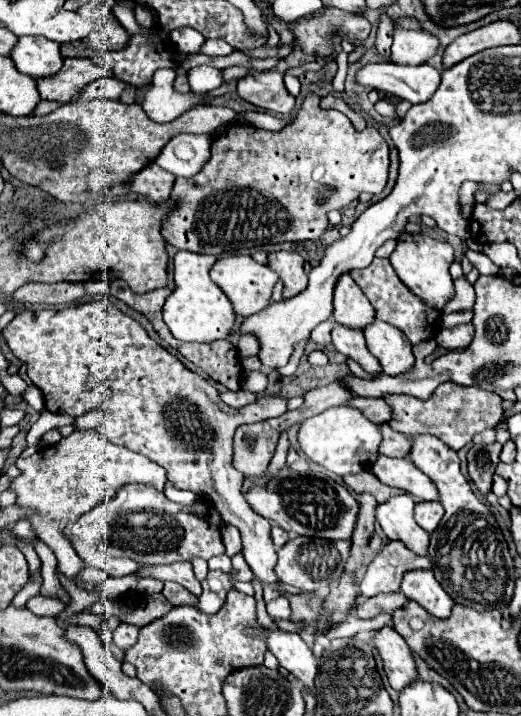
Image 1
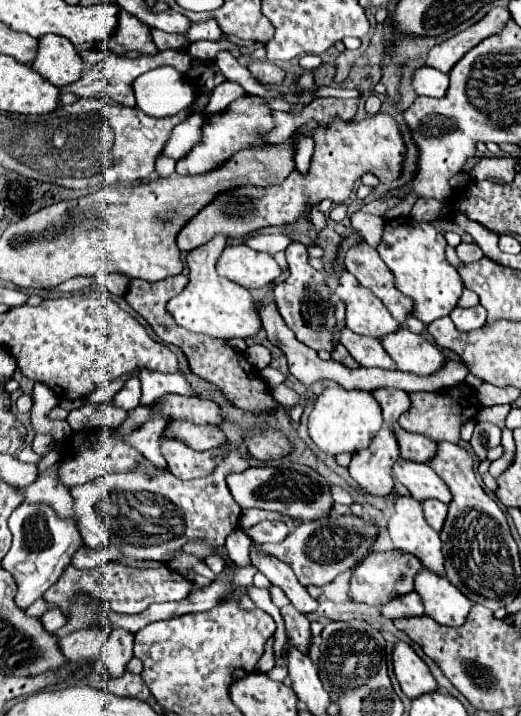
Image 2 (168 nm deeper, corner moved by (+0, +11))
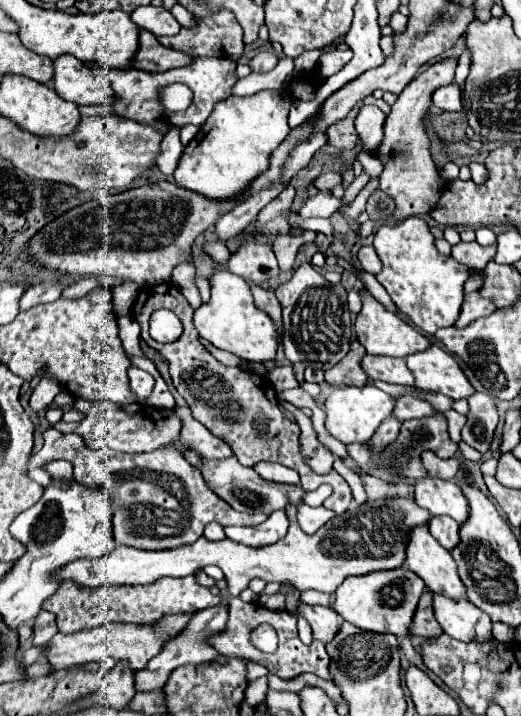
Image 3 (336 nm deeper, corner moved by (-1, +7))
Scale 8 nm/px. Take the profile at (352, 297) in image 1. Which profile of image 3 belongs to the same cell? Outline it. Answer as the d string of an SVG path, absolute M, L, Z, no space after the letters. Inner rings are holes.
M367 289L359 291L361 301L363 301L363 309L357 315L355 321L355 331L357 331L357 339L359 343L367 349L367 353L371 355L391 355L391 357L407 357L411 353L423 351L431 345L431 341L421 335L417 329L413 329L407 321L403 321L399 315L387 311L373 295L369 295Z

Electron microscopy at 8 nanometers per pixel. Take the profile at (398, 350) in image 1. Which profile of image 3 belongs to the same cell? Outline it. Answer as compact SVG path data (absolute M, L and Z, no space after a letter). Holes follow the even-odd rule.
M435 343L423 353L413 353L405 361L419 389L437 391L451 399L467 399L471 393L475 393L455 357Z

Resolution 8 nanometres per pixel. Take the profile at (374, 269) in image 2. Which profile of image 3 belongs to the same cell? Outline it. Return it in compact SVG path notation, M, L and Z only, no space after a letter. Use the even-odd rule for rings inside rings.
M363 245L363 247L359 247L359 251L357 251L357 259L359 259L359 263L361 263L361 267L363 267L365 271L375 273L375 275L379 273L379 269L381 269L381 261L379 261L379 257L377 257L373 245Z

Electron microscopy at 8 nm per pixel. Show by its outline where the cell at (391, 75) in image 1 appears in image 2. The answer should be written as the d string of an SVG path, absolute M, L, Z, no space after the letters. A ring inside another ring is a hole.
M422 67L416 71L412 87L416 89L418 95L424 97L444 97L446 89L448 89L448 75L446 73L438 73L436 69L430 67Z

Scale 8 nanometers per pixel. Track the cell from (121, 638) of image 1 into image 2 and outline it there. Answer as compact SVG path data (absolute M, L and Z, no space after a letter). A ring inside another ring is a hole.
M114 629L114 633L110 633L104 647L106 655L104 661L110 679L122 677L126 673L126 665L132 659L132 643L134 643L132 633L122 633L122 629Z

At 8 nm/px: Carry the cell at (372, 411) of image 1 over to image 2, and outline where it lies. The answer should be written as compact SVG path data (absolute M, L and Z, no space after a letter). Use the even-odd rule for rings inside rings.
M376 389L374 397L378 399L384 415L384 423L396 423L402 413L410 409L410 397L406 391L400 389Z

